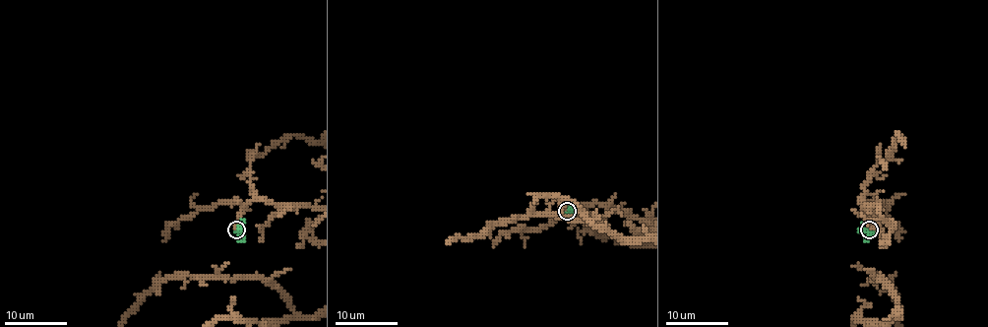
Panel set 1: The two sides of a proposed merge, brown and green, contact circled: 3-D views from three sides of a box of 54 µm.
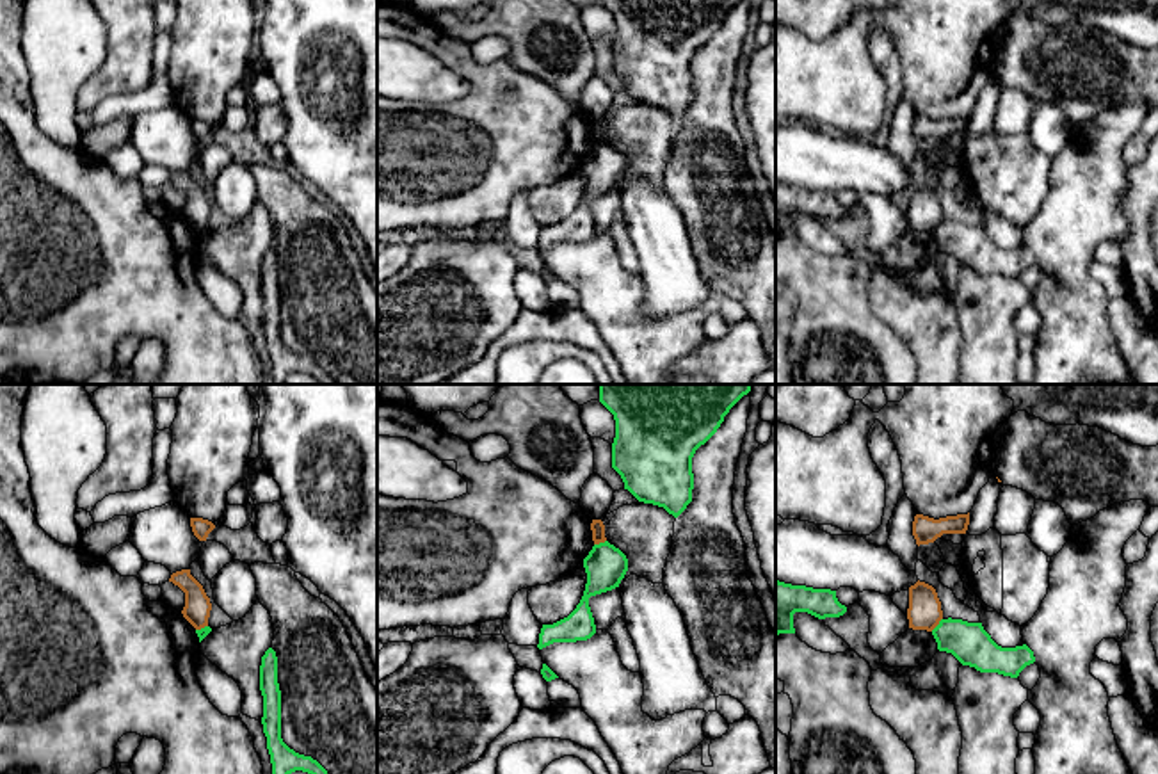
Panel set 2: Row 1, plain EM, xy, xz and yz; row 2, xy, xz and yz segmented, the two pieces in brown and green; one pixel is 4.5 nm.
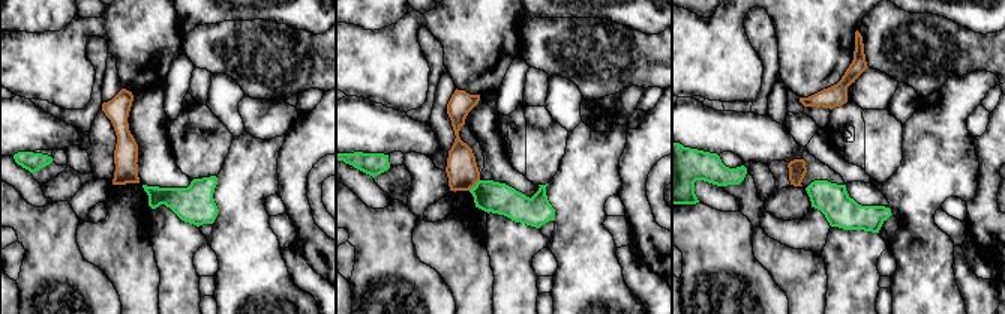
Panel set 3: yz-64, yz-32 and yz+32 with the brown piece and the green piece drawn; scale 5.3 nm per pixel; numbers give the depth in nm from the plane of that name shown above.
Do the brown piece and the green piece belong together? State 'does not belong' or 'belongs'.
does not belong

